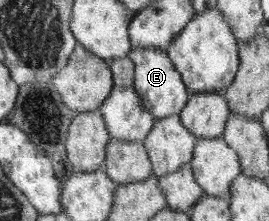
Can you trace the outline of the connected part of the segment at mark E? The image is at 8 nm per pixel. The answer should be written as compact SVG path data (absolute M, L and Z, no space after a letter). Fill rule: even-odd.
M133 48L129 53L130 59L136 65L135 88L143 98L145 106L154 114L154 117L165 118L182 113L190 96L188 87L183 81L182 74L170 59L169 53L158 48Z

